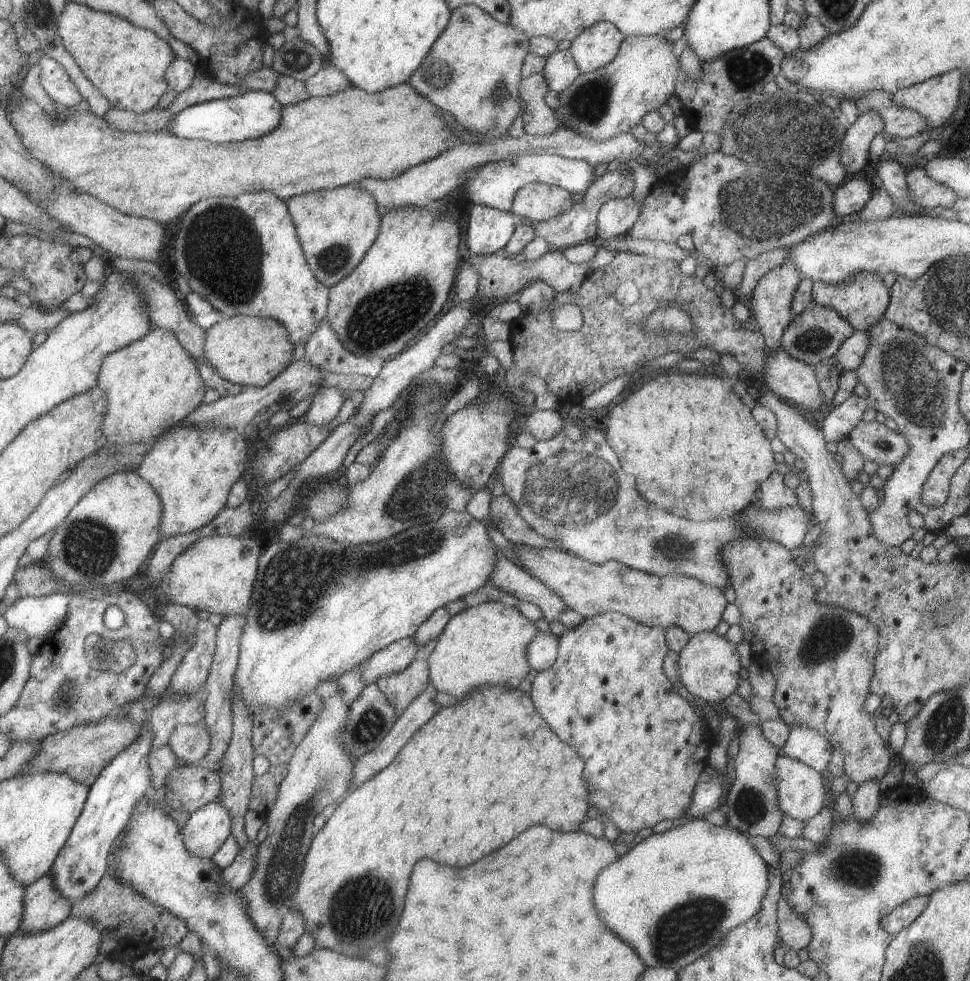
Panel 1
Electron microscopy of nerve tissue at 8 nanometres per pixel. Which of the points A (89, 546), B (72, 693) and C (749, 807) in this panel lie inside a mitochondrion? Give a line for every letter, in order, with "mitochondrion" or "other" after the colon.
A: mitochondrion
B: mitochondrion
C: mitochondrion

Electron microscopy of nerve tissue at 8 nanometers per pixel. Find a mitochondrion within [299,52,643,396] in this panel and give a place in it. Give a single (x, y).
(381, 318)

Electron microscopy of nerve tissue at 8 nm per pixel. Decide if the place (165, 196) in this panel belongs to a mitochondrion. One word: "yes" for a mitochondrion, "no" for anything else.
no

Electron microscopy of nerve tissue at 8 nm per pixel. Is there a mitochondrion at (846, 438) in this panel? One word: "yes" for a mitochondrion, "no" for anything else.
no

